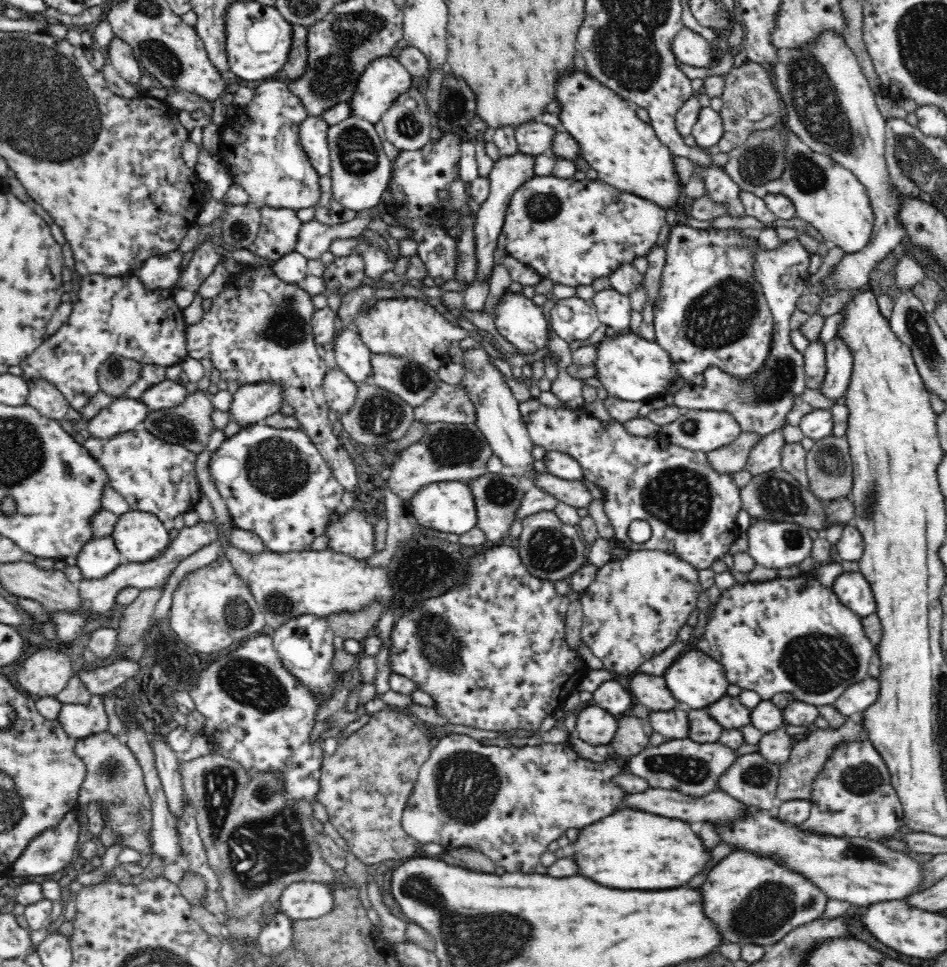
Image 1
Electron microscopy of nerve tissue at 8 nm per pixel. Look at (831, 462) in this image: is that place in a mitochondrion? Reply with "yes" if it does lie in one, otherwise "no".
yes

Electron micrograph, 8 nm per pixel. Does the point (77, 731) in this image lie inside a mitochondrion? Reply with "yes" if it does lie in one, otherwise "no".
no

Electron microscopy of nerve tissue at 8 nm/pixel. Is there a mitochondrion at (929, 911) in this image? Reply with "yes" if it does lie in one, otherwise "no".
no

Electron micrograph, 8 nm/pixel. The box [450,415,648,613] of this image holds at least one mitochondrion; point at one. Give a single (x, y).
(548, 550)

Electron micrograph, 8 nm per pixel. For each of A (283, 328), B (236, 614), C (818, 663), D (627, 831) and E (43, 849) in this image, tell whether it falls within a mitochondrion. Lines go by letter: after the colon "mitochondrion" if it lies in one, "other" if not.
A: mitochondrion
B: mitochondrion
C: mitochondrion
D: other
E: mitochondrion

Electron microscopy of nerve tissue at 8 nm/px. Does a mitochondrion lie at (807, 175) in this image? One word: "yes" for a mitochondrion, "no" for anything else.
yes

